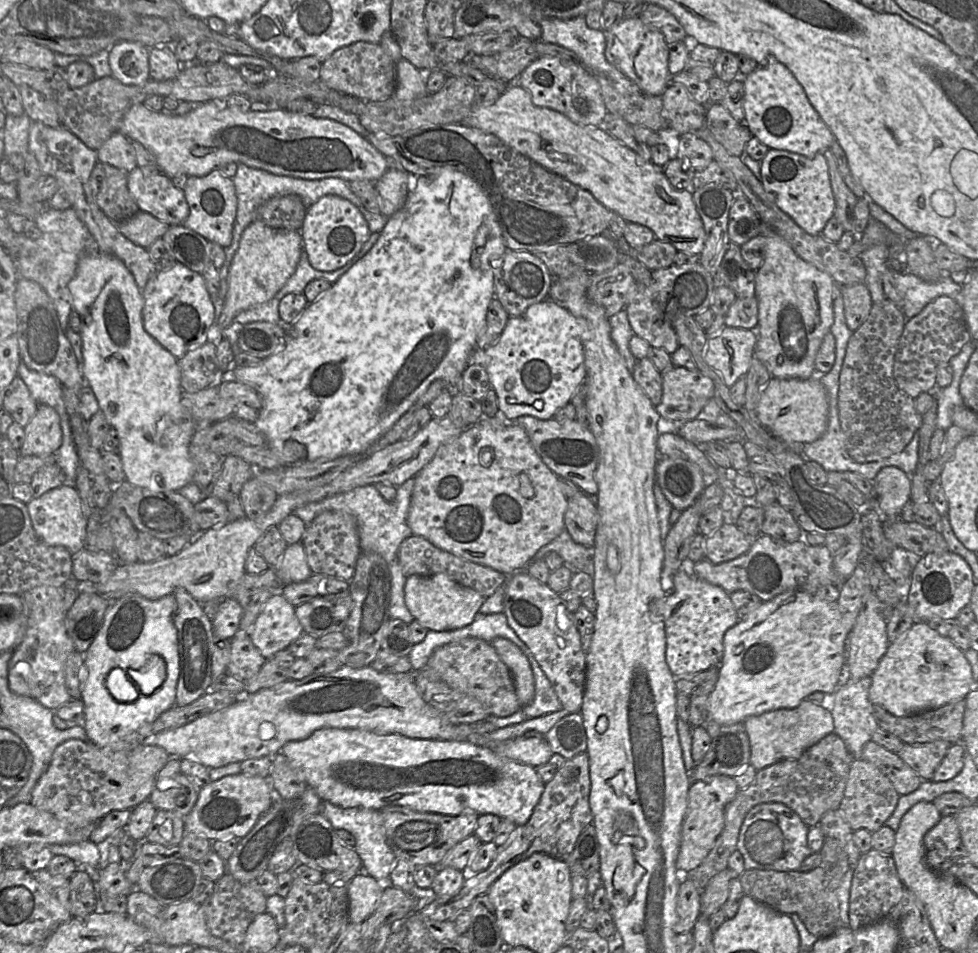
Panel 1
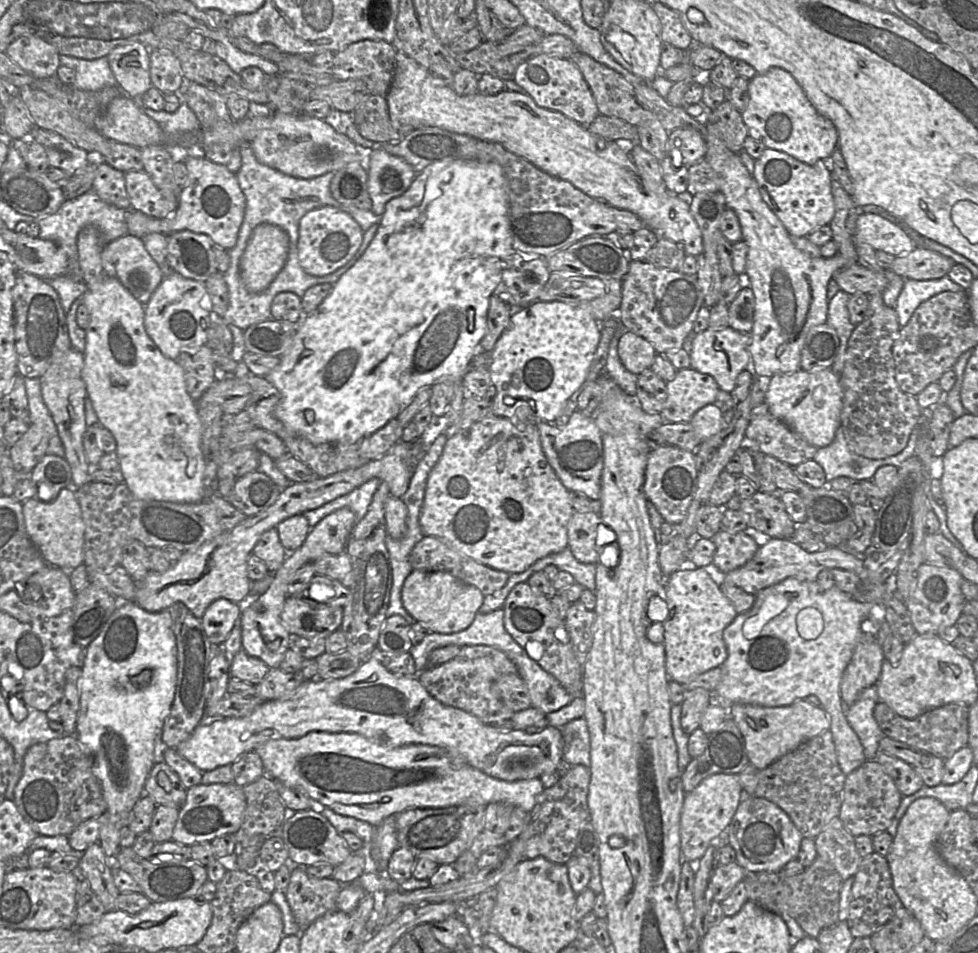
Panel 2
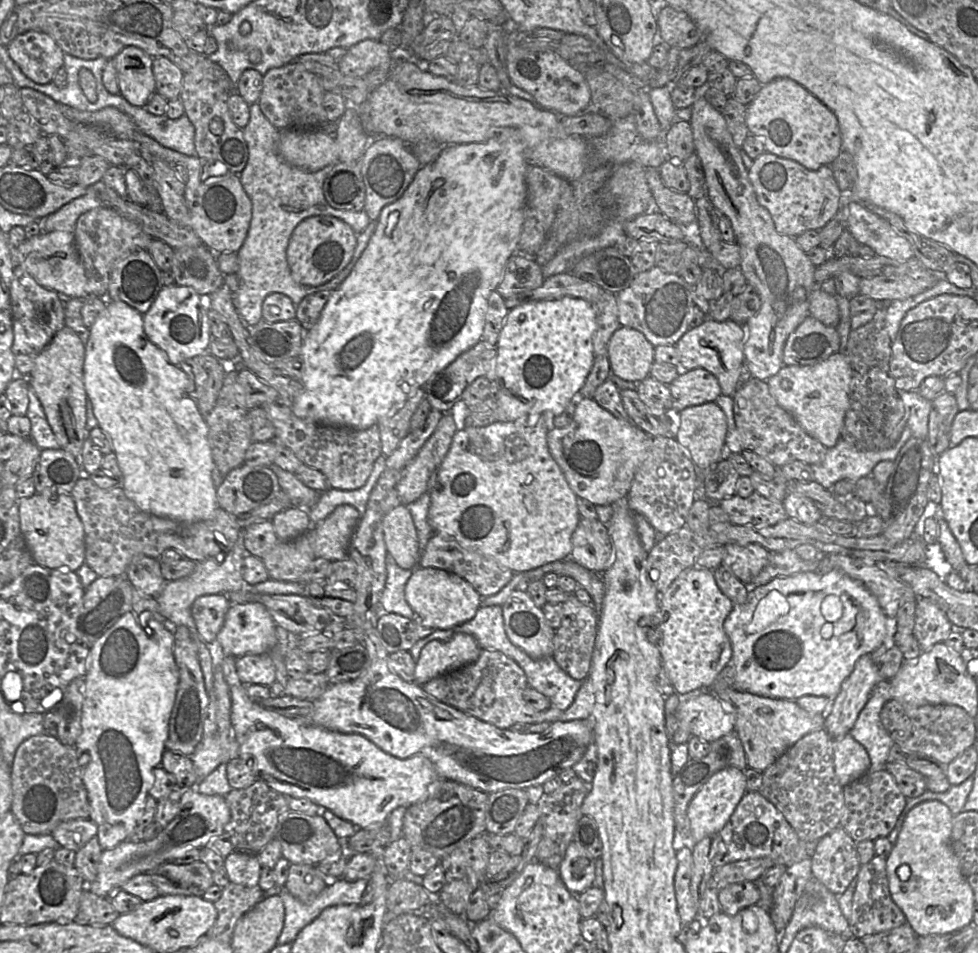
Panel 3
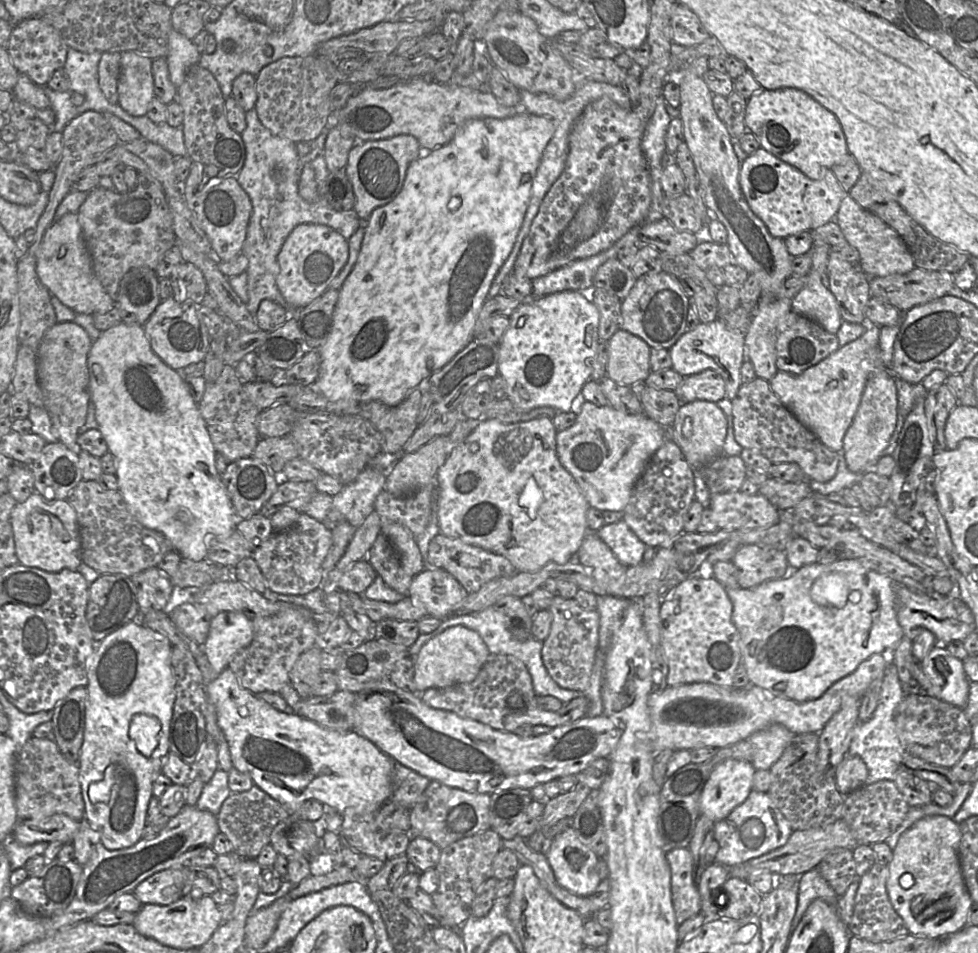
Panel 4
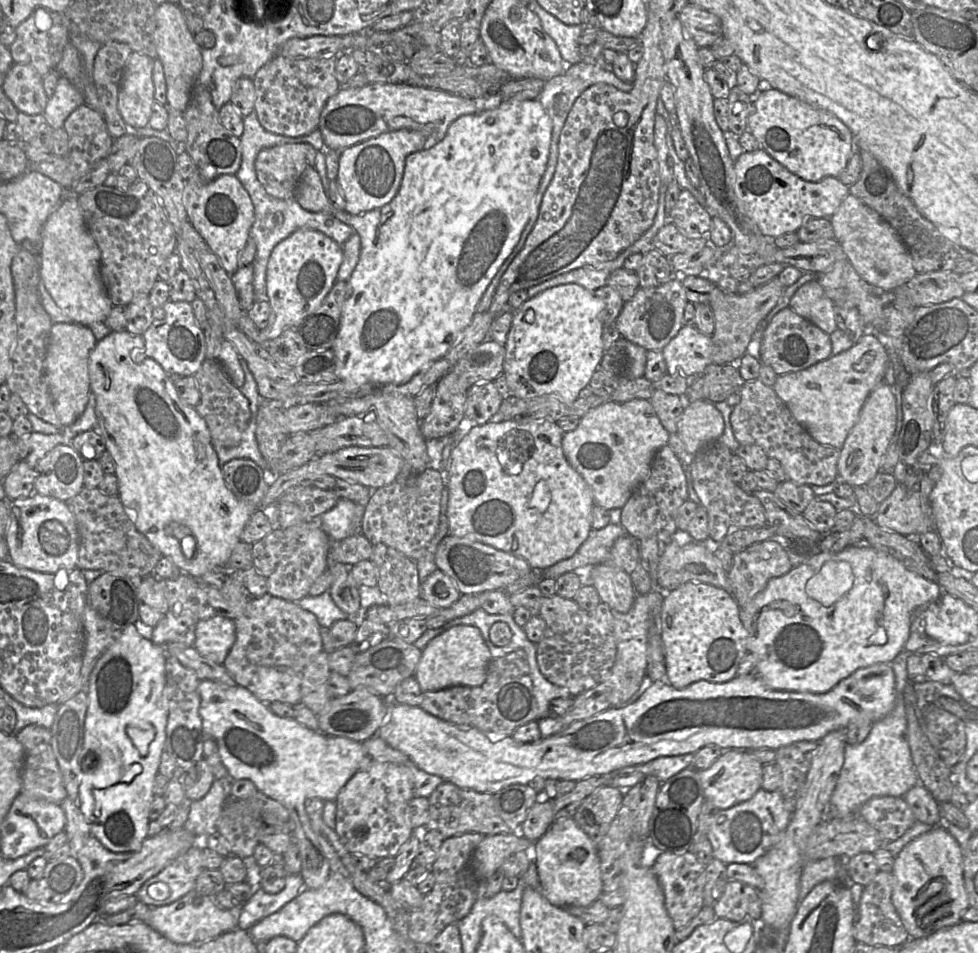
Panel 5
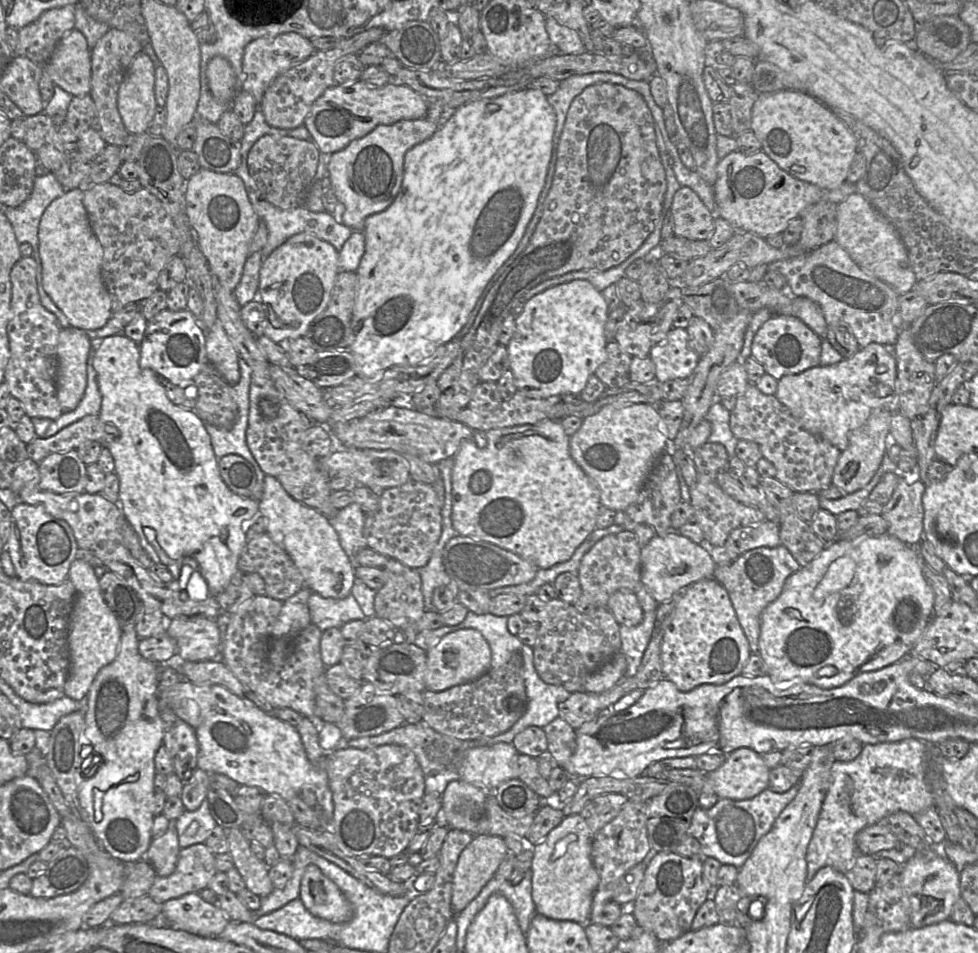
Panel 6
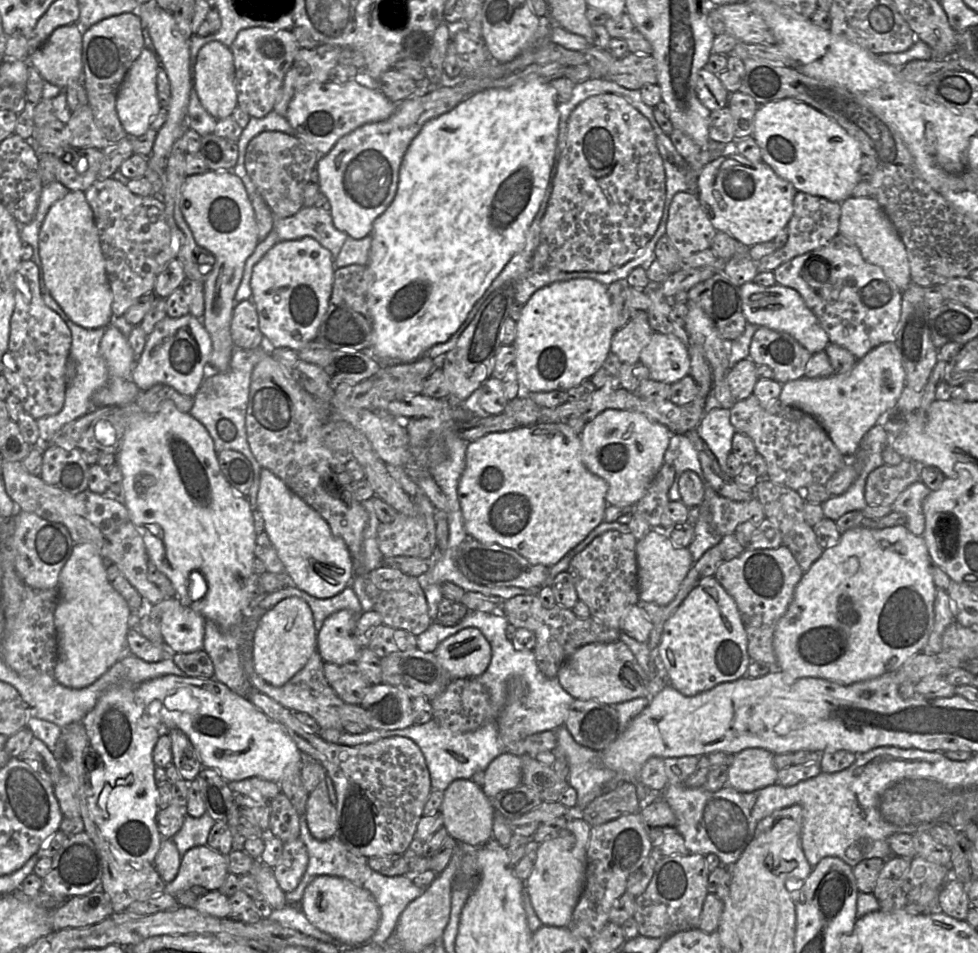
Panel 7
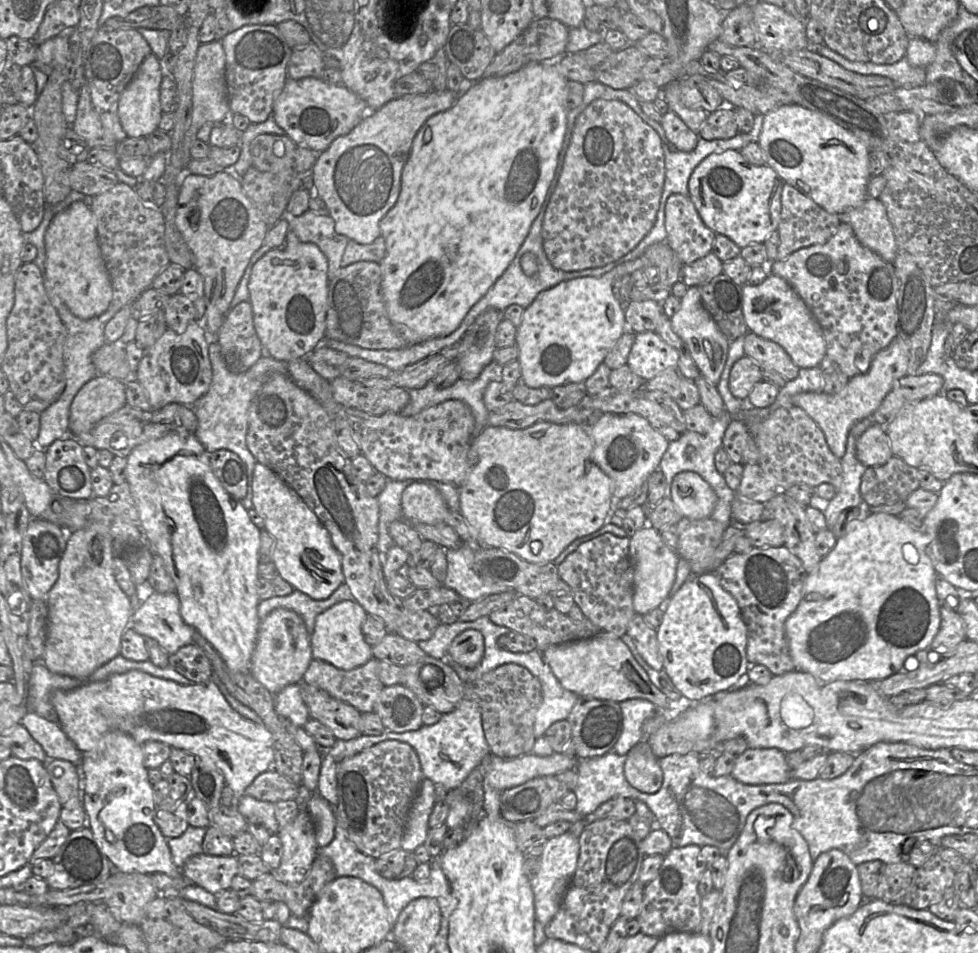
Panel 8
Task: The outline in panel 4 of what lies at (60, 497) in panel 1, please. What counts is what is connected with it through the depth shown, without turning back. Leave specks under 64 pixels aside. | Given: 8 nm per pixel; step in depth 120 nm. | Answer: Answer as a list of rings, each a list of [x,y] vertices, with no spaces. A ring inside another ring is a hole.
[[[33,492],[27,500],[15,505],[11,512],[10,523],[16,556],[20,564],[50,573],[79,568],[82,562],[79,526],[76,511],[67,499],[50,501]]]

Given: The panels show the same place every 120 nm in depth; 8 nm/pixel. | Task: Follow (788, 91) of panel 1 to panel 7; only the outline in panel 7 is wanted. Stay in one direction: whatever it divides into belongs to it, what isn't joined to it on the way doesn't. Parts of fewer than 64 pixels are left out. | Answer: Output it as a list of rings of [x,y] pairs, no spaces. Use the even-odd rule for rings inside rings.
[[[793,98],[759,105],[755,115],[753,138],[758,144],[762,161],[768,164],[780,178],[790,182],[797,191],[842,203],[852,196],[859,180],[859,168],[863,152],[857,139],[851,136],[834,119],[810,105]]]

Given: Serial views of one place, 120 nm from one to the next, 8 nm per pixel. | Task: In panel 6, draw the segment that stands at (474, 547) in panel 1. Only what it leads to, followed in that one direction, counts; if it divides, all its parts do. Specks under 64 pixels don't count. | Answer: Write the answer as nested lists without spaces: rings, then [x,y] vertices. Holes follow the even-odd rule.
[[[543,420],[536,424],[524,424],[512,427],[476,432],[474,438],[464,440],[454,457],[452,470],[452,524],[458,535],[492,543],[511,551],[534,564],[539,569],[548,569],[572,558],[577,548],[597,528],[597,519],[601,507],[600,492],[584,470],[570,454],[570,436],[566,434],[561,420]]]

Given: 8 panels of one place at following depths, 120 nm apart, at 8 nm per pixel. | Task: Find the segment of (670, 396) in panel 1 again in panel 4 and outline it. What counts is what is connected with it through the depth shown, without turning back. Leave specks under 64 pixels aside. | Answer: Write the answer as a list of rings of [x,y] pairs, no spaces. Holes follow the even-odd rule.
[[[707,369],[684,377],[674,392],[682,403],[690,403],[696,400],[716,403],[726,398],[726,385],[719,373]]]

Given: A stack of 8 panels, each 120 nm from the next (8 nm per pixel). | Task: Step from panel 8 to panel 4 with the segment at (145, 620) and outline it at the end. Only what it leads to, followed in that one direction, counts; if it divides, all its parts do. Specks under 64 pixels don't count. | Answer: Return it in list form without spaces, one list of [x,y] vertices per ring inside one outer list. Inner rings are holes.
[[[223,611],[213,616],[202,648],[215,677],[239,651],[248,647],[252,640],[252,620],[243,613]]]

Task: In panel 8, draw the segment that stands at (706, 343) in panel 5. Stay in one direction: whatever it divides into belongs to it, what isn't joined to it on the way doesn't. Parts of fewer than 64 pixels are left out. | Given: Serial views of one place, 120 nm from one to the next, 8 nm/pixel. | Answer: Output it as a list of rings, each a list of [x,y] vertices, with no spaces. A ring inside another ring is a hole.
[[[655,331],[637,333],[628,356],[631,370],[649,381],[666,369],[677,368],[678,351],[667,344]]]

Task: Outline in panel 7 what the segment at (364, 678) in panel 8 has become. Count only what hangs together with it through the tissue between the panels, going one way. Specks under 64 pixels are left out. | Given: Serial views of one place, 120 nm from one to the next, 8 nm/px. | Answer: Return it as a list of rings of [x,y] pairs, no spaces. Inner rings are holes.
[[[324,663],[323,670],[330,687],[344,703],[360,705],[372,686],[355,663]]]

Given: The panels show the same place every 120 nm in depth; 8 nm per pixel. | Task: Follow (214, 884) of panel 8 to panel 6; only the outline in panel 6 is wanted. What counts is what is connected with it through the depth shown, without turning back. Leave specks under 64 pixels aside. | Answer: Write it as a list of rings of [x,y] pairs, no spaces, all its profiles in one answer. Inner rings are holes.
[[[196,843],[180,849],[173,873],[166,877],[157,876],[147,895],[158,903],[164,903],[188,893],[198,893],[208,886],[216,872],[215,854],[205,843]]]

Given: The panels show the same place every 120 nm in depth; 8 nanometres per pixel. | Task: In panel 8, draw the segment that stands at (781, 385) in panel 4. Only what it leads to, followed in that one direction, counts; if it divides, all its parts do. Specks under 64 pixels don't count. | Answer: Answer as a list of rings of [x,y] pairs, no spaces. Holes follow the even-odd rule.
[[[895,337],[890,344],[877,352],[869,370],[849,379],[848,384],[837,394],[802,392],[793,396],[792,403],[800,407],[818,424],[825,434],[831,451],[841,459],[846,451],[849,431],[855,423],[873,414],[895,382],[909,374],[909,350],[906,342]]]

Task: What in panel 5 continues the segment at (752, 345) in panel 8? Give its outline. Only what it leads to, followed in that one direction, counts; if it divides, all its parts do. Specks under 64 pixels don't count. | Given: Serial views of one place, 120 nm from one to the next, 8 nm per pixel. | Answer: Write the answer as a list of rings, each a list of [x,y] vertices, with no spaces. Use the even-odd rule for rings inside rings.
[[[791,307],[779,311],[762,333],[759,346],[759,359],[762,364],[770,366],[777,376],[799,372],[831,355],[830,335],[807,319],[799,316]]]

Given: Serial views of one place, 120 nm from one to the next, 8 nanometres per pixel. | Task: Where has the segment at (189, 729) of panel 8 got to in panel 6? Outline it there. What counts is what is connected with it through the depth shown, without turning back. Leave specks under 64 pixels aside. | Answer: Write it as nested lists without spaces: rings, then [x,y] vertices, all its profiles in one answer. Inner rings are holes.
[[[184,679],[172,689],[170,708],[195,730],[199,768],[225,774],[238,784],[258,787],[265,794],[278,794],[286,801],[300,795],[303,785],[328,786],[324,761],[322,765],[310,762],[293,725],[221,685],[199,685]]]

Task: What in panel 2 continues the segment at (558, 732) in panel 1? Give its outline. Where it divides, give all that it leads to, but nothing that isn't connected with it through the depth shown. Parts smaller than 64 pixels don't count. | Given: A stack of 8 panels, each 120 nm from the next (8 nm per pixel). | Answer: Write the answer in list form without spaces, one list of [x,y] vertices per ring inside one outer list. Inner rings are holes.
[[[577,718],[559,728],[563,739],[563,760],[571,766],[590,766],[590,734],[586,720]]]

